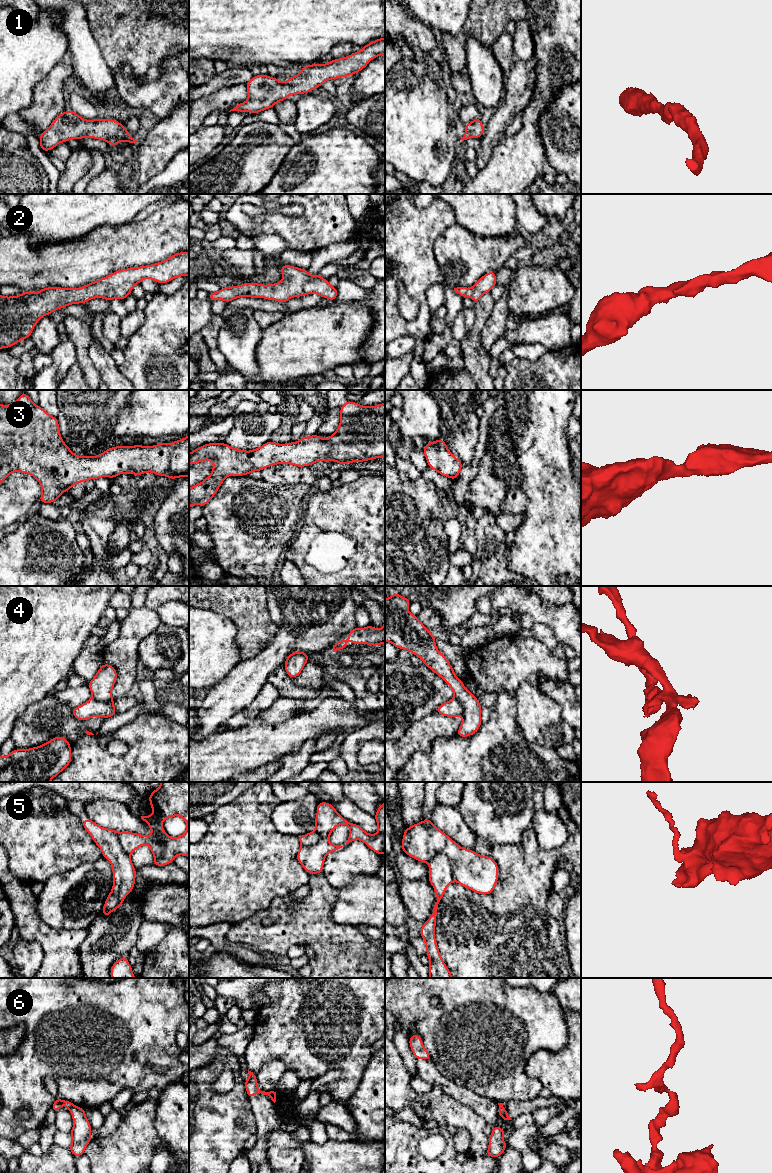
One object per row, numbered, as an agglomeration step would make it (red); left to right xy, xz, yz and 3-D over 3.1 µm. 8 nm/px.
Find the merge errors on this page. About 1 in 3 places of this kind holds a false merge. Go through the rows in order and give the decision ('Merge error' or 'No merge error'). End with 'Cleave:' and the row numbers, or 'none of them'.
1: No merge error
2: No merge error
3: No merge error
4: Merge error
5: Merge error
6: Merge error
Cleave: 4, 5, 6

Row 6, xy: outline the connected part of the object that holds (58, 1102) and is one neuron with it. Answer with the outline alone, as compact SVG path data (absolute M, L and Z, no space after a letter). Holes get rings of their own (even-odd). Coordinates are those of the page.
M57 1098L55 1100L55 1102L53 1103L51 1109L53 1109L55 1112L58 1112L62 1105L65 1105L68 1110L70 1110L70 1108L74 1106L74 1104L72 1102L70 1102L70 1101L62 1100L60 1098Z

